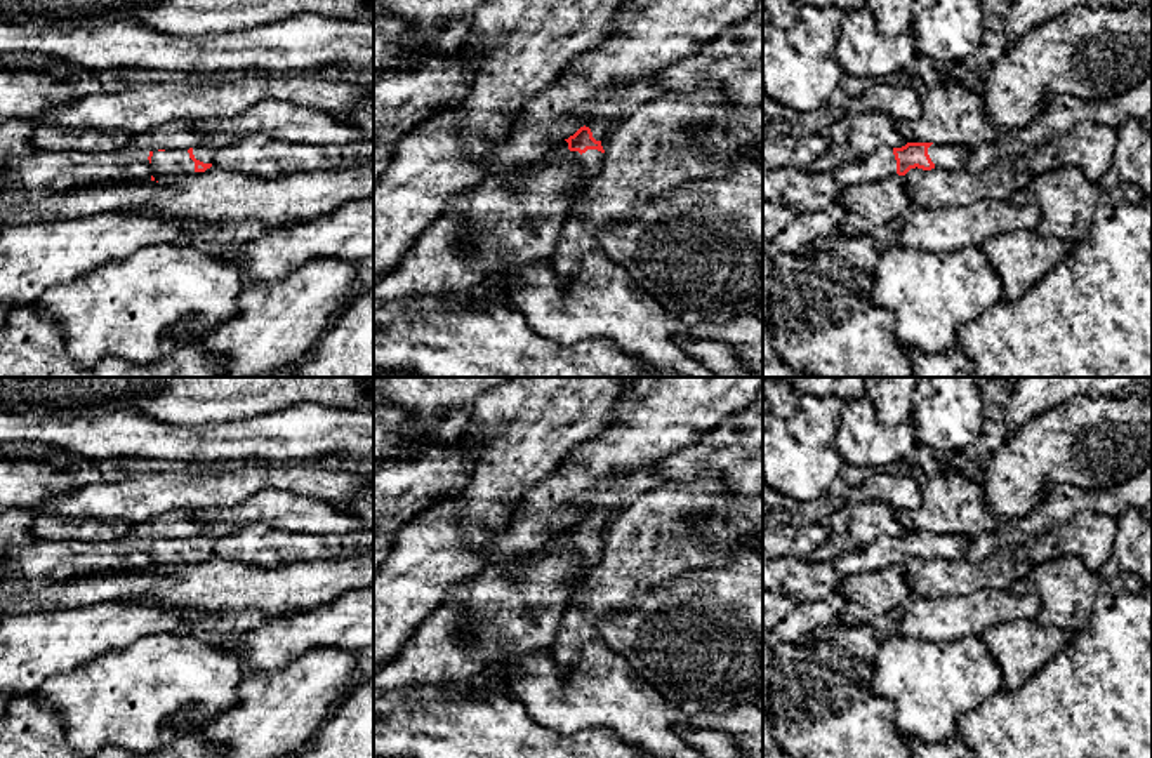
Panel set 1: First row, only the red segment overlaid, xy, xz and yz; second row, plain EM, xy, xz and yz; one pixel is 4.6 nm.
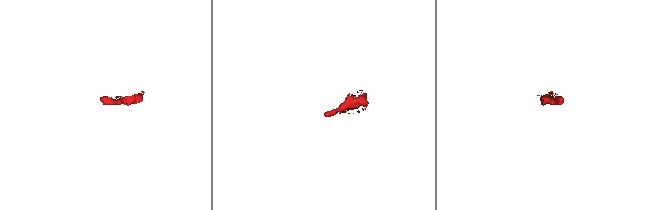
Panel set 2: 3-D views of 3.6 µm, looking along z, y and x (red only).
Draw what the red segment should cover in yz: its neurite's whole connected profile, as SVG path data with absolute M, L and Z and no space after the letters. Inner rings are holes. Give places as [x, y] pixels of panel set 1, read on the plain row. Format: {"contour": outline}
{"contour": "M907 532L902 537L883 535L857 551L843 553L832 560L832 565L846 577L893 563L905 565L916 556L923 560L963 560L966 546L968 539L954 534Z"}

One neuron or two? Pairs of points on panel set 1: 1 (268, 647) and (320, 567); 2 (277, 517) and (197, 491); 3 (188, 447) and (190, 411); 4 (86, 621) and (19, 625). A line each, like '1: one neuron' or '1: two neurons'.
1: two neurons
2: two neurons
3: two neurons
4: one neuron

